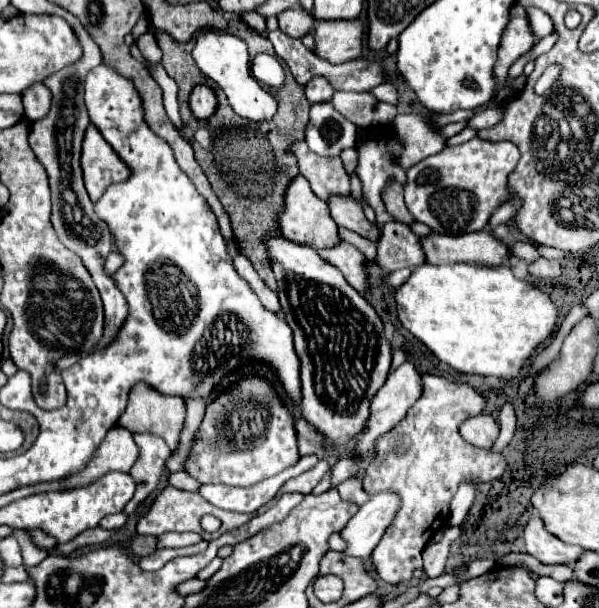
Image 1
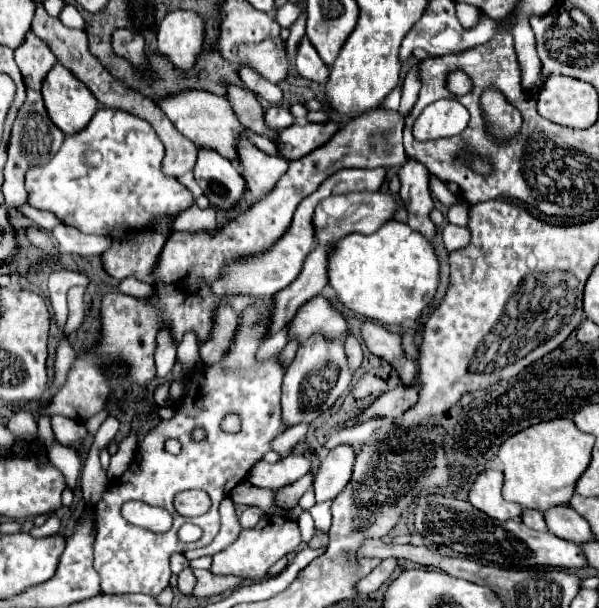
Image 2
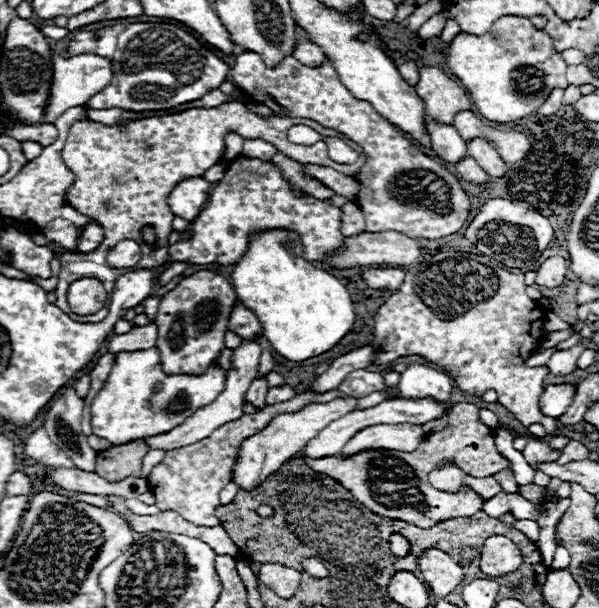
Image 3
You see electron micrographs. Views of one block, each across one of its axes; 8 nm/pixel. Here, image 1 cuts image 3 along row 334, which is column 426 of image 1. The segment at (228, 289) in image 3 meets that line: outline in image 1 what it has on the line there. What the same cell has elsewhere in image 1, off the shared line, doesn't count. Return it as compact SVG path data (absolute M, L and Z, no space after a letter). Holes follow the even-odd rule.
M472 138L458 146L446 146L442 152L424 158L408 168L404 198L410 214L440 234L468 234L482 230L492 212L510 198L508 176L516 168L520 152L512 142L490 142Z

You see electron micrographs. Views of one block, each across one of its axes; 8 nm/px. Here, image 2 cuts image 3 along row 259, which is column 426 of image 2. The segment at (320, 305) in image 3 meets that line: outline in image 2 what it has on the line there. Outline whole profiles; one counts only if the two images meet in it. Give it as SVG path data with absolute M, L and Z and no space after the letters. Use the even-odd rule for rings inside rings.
M388 220L372 234L348 234L340 238L332 252L328 254L328 284L334 288L336 298L352 312L376 320L386 326L400 324L402 320L416 320L428 302L432 302L440 280L440 262L436 258L436 252L428 240L424 240L422 234L410 230L408 224Z

